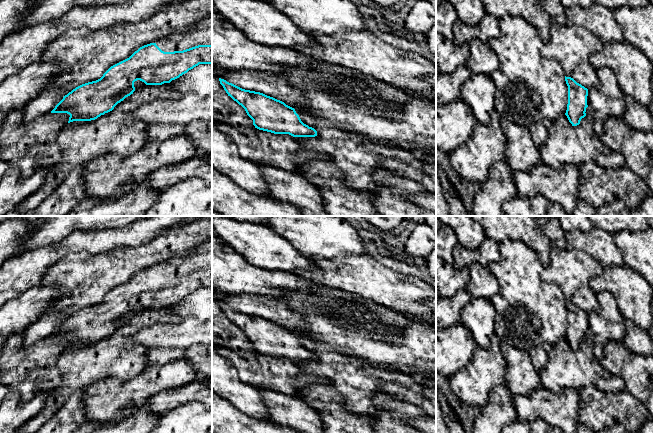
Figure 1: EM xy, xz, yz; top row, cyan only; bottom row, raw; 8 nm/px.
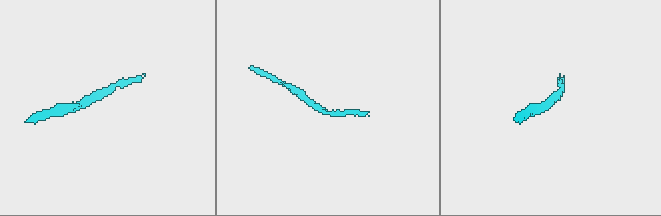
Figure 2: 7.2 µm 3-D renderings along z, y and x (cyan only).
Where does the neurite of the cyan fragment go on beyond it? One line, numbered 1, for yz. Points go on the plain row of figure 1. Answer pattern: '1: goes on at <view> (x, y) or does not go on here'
1: does not go on here

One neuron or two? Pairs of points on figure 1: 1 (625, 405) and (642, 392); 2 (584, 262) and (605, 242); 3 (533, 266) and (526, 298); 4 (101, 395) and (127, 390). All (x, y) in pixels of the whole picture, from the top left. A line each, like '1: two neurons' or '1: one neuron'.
1: two neurons
2: two neurons
3: one neuron
4: one neuron

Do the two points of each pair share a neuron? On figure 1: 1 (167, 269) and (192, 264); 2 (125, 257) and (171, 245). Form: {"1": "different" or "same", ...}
{"1": "same", "2": "same"}

